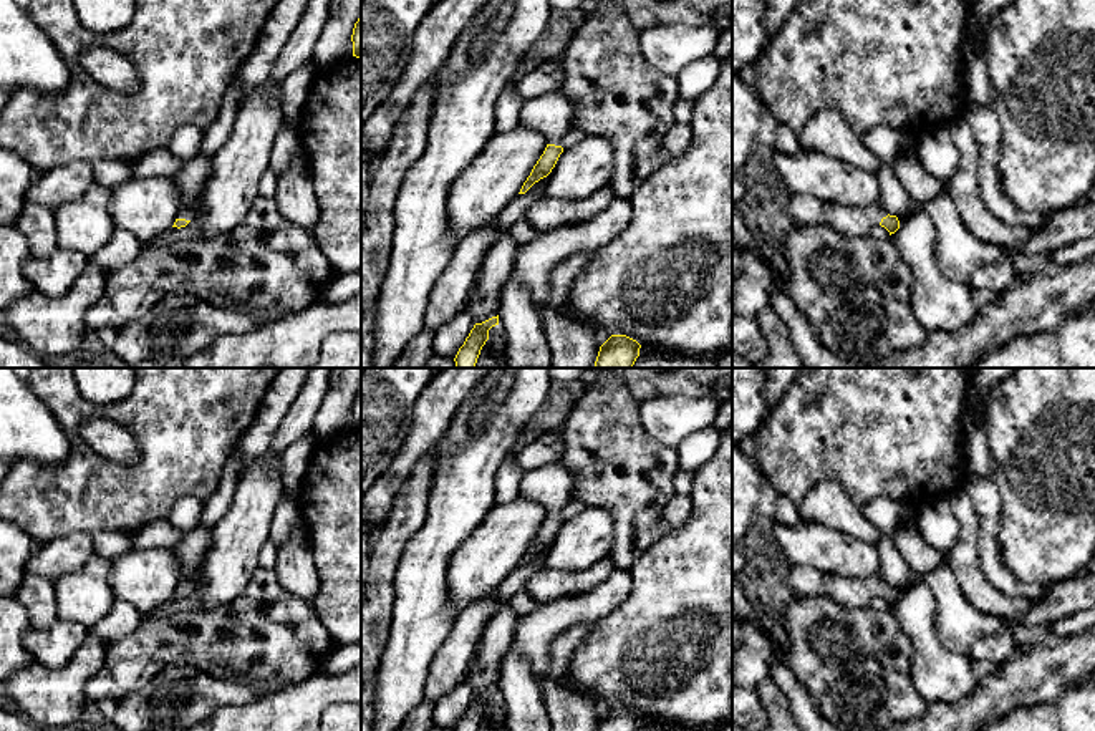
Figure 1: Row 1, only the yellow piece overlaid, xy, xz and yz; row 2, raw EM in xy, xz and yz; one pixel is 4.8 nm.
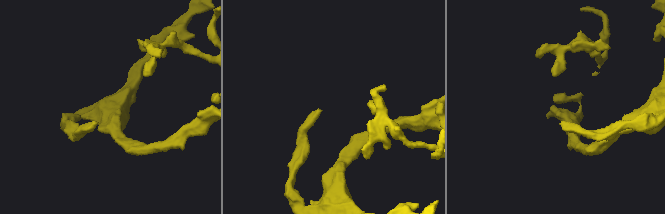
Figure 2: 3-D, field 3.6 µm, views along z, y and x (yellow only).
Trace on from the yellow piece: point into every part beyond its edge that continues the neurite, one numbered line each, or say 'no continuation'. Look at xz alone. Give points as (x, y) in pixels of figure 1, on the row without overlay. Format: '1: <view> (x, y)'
1: xz (552, 486)

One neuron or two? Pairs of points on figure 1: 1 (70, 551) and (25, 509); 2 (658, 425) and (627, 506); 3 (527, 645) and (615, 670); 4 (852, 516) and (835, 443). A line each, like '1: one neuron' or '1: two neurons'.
1: two neurons
2: two neurons
3: two neurons
4: two neurons

